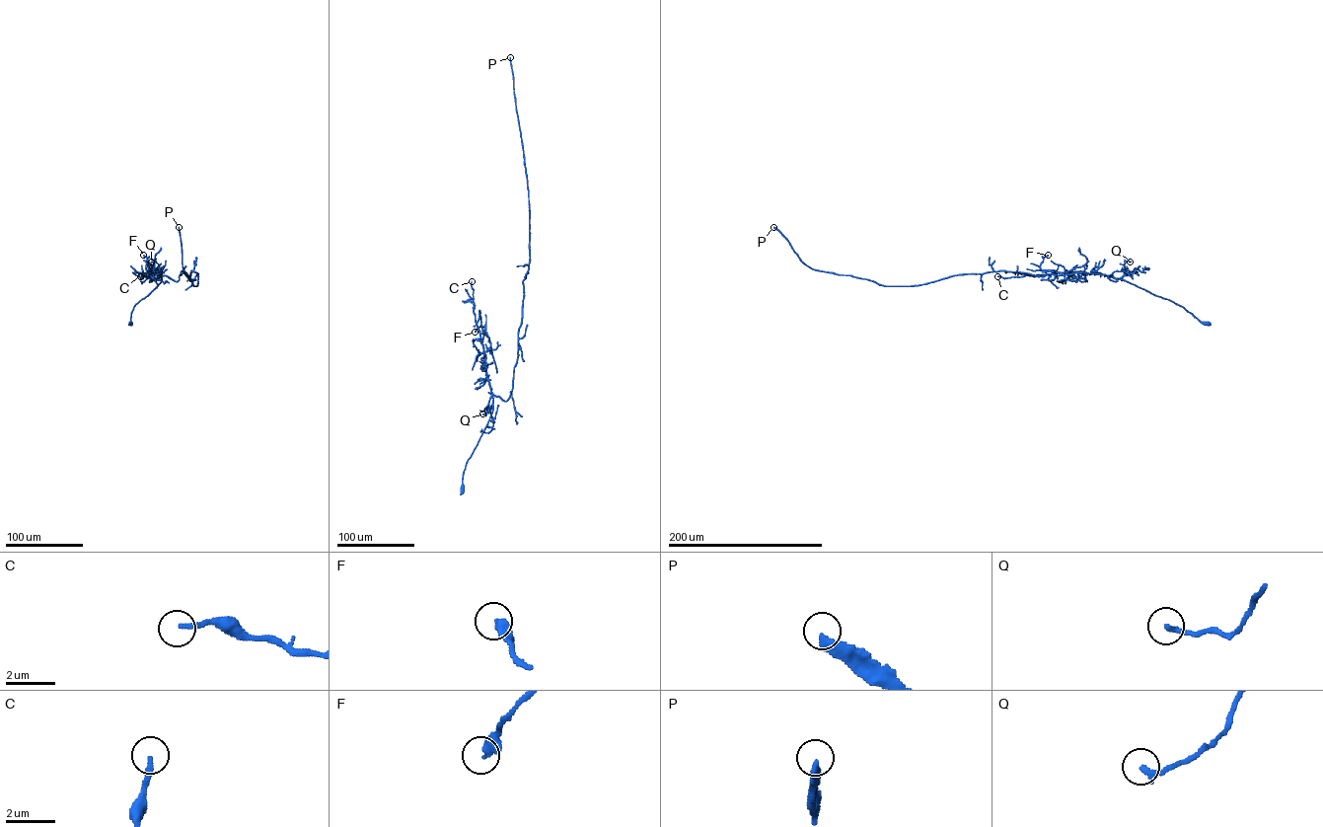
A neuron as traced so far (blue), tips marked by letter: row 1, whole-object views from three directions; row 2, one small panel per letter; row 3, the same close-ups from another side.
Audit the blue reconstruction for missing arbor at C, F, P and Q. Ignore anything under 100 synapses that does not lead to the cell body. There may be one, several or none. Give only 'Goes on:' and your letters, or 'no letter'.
Goes on: P

